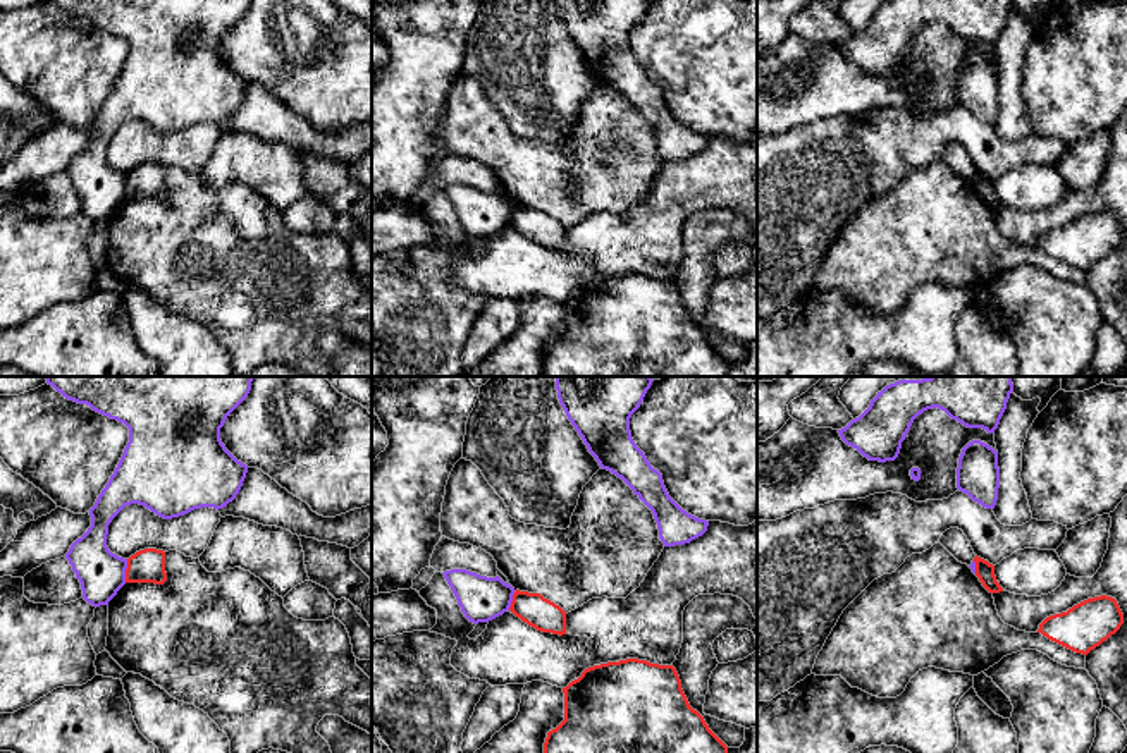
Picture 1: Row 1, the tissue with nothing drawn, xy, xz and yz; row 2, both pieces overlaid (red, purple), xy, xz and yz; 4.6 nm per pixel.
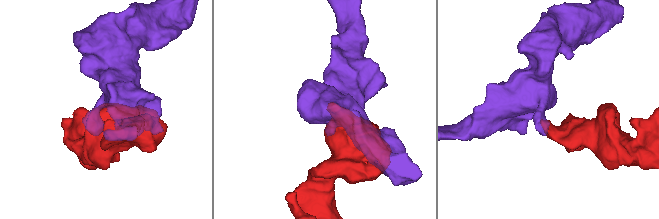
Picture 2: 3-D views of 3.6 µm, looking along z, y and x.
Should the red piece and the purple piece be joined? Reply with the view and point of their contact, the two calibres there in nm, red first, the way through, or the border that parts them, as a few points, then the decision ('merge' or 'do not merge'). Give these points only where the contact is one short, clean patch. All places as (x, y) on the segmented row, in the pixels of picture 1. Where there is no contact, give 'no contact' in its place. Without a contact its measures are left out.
meets red in xy at (126, 571); 160 nm thick on the red side, 220 nm on the other; border along xy (128, 559), (124, 581); do not merge

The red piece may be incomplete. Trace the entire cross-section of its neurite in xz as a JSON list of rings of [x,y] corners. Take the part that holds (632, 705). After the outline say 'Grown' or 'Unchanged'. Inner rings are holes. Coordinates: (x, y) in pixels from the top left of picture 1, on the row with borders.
[[[626,658],[588,667],[564,693],[564,720],[547,732],[544,753],[728,753],[693,710],[673,665]]]. Unchanged

